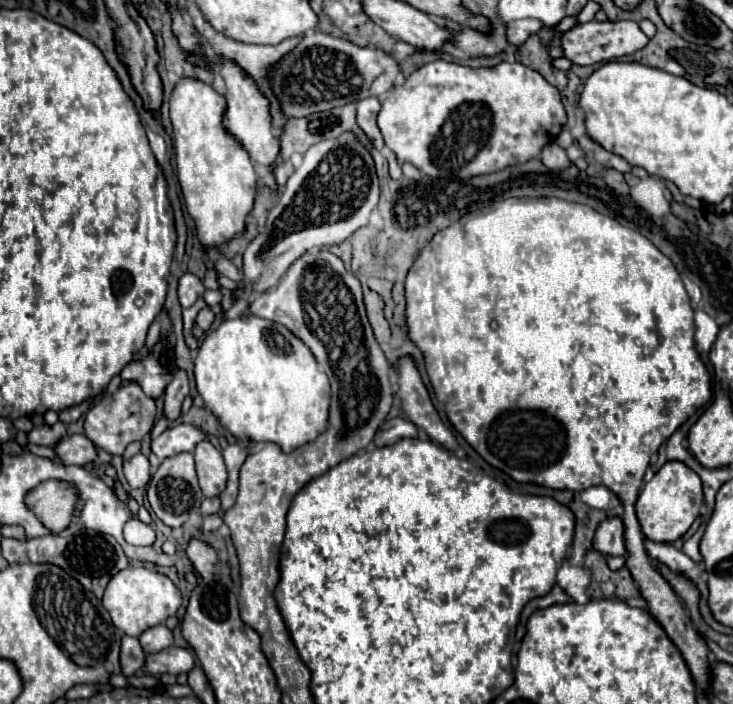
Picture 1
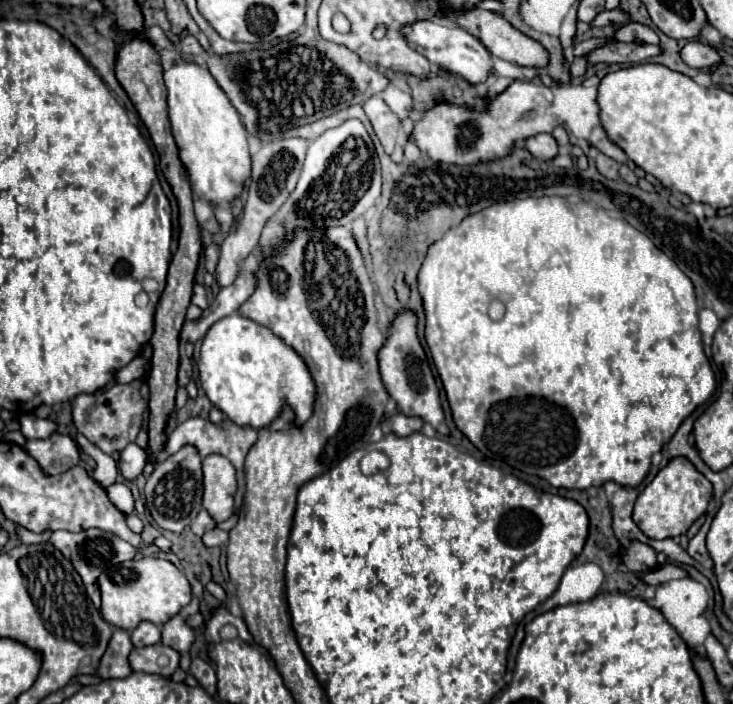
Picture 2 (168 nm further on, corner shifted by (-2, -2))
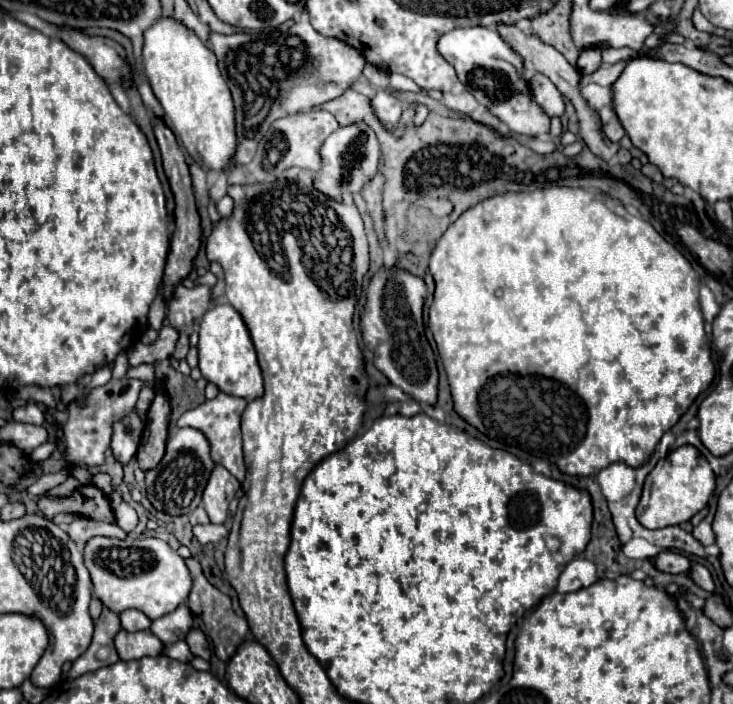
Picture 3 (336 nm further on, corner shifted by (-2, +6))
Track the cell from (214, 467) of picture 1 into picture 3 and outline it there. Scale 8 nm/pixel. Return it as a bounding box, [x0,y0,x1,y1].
[204,464,240,524]

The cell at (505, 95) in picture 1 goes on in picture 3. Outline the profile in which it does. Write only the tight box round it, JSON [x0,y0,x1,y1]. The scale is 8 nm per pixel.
[530,74,564,116]

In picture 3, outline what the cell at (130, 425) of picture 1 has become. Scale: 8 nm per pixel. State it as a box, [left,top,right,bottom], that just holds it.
[64,352,144,468]

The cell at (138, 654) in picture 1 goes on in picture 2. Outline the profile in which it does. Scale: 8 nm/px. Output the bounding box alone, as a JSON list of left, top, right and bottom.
[94,628,132,680]

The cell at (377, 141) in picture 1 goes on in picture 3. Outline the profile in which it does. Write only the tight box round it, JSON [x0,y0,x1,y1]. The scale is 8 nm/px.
[370,90,402,130]

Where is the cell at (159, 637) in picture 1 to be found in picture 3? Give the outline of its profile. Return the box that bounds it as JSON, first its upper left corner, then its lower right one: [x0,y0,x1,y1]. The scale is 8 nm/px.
[120,610,152,632]

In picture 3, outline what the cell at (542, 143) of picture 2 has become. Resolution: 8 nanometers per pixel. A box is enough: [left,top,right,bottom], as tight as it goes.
[436,26,550,138]

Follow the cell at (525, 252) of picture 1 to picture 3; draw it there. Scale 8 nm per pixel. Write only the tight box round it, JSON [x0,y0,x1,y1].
[430,188,716,476]

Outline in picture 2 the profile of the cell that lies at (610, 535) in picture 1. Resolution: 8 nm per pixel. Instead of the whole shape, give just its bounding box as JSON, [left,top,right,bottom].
[622,542,660,574]

